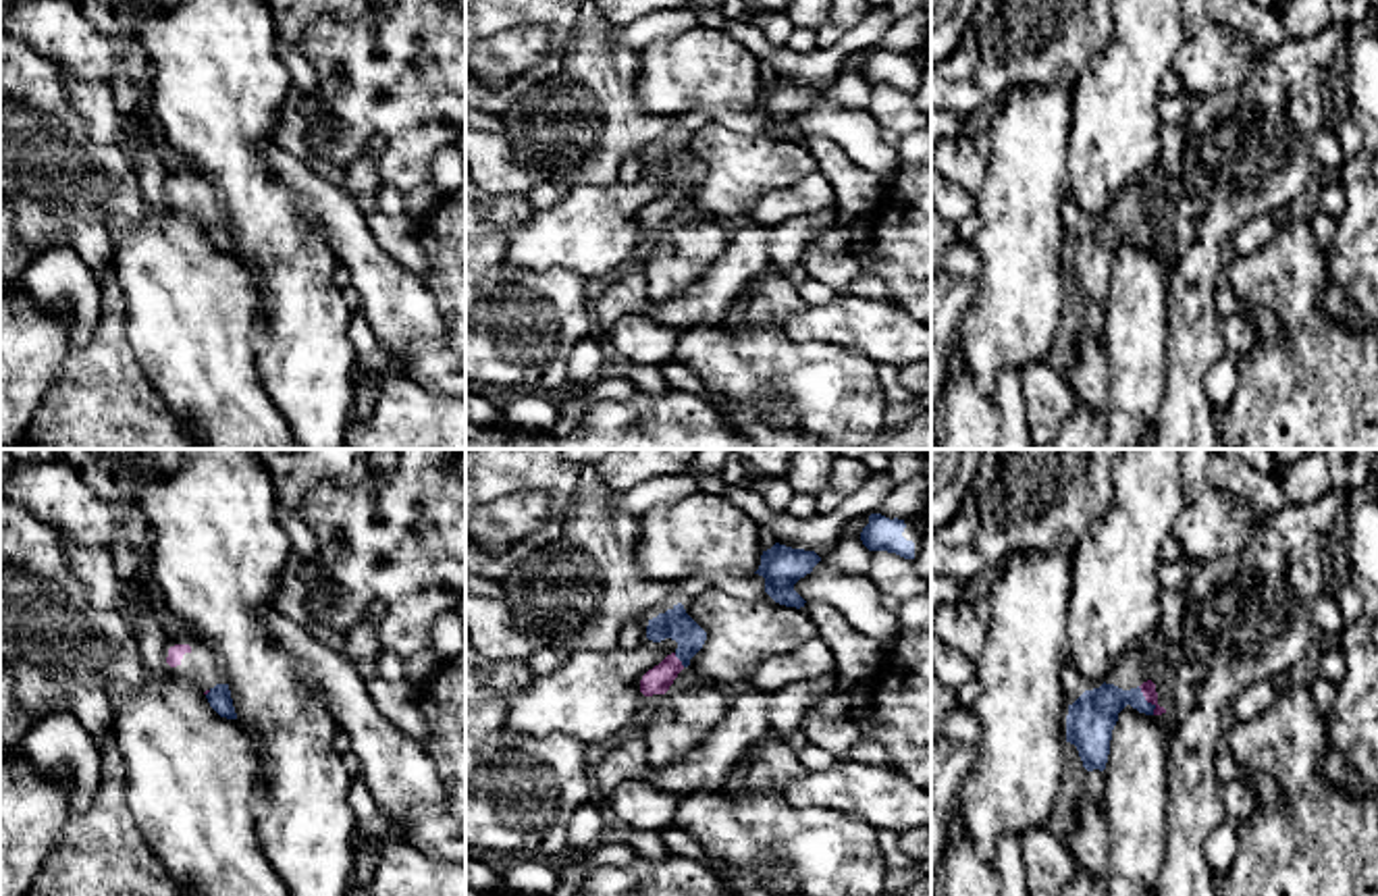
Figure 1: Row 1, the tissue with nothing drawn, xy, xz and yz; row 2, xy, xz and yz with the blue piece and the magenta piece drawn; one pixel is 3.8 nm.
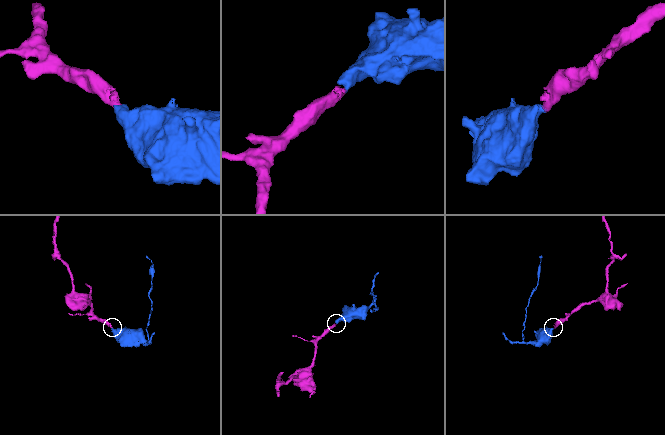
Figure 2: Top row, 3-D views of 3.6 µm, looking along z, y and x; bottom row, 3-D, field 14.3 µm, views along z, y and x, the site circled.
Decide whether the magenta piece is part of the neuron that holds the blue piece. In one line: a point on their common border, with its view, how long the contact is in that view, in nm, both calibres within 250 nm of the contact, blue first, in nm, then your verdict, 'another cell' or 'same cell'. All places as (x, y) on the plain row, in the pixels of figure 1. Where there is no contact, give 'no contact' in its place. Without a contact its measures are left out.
contact yz (1146, 235); length 130 nm; calibres 190 and 60 nm; same cell

